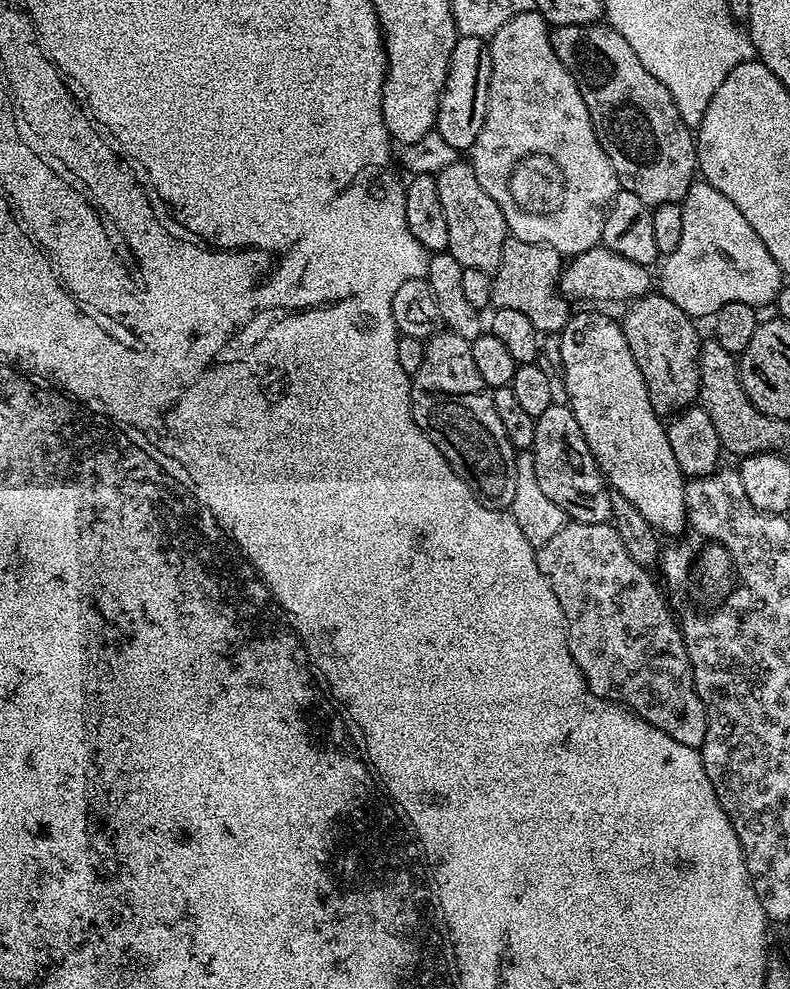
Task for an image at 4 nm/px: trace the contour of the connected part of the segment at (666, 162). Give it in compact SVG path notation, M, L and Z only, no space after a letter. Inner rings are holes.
M607 23L553 27L551 33L554 54L558 54L558 62L562 62L562 66L566 66L566 70L574 78L574 82L582 94L582 102L586 102L586 110L590 110L590 118L596 131L596 137L602 146L602 150L606 150L606 158L610 158L610 166L614 166L614 174L618 178L621 189L630 194L638 194L638 198L642 198L642 202L646 202L649 206L681 203L698 176L696 142L693 129L688 128L686 122L682 122L682 118L678 114L678 106L674 106L674 98L670 98L670 90L666 90L666 86L662 86L662 82L658 82L658 78L654 78L654 74L650 74L650 70L646 70L646 66L642 66L642 58L638 58L634 54L633 47L626 42L625 38L622 38L622 34L618 34L618 30Z

